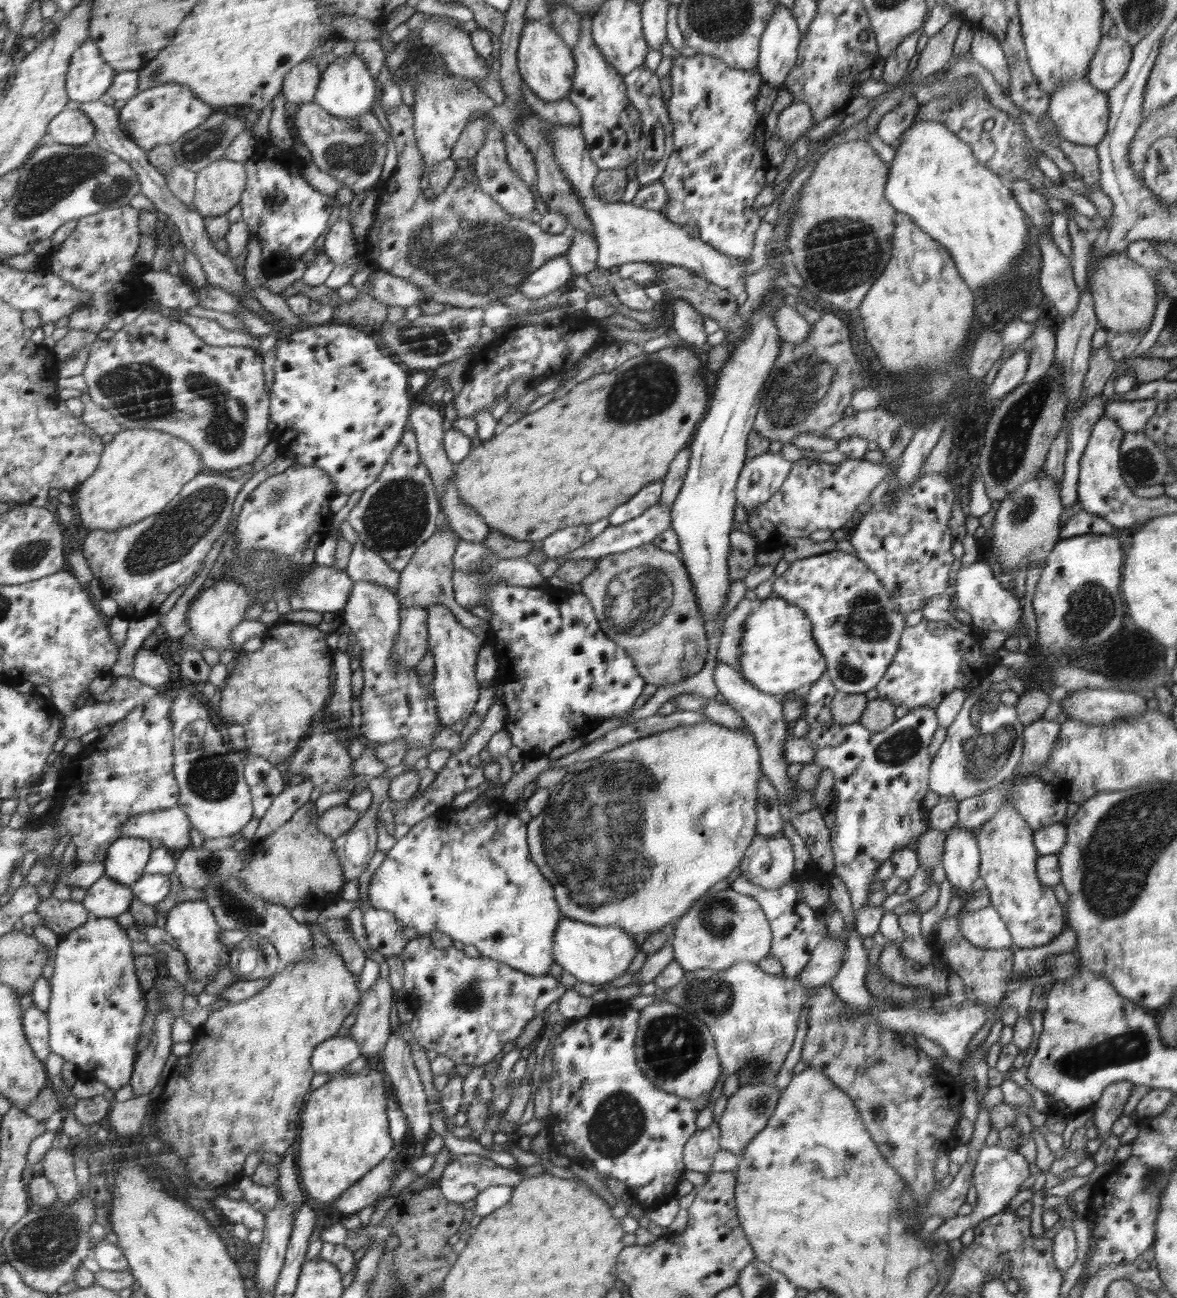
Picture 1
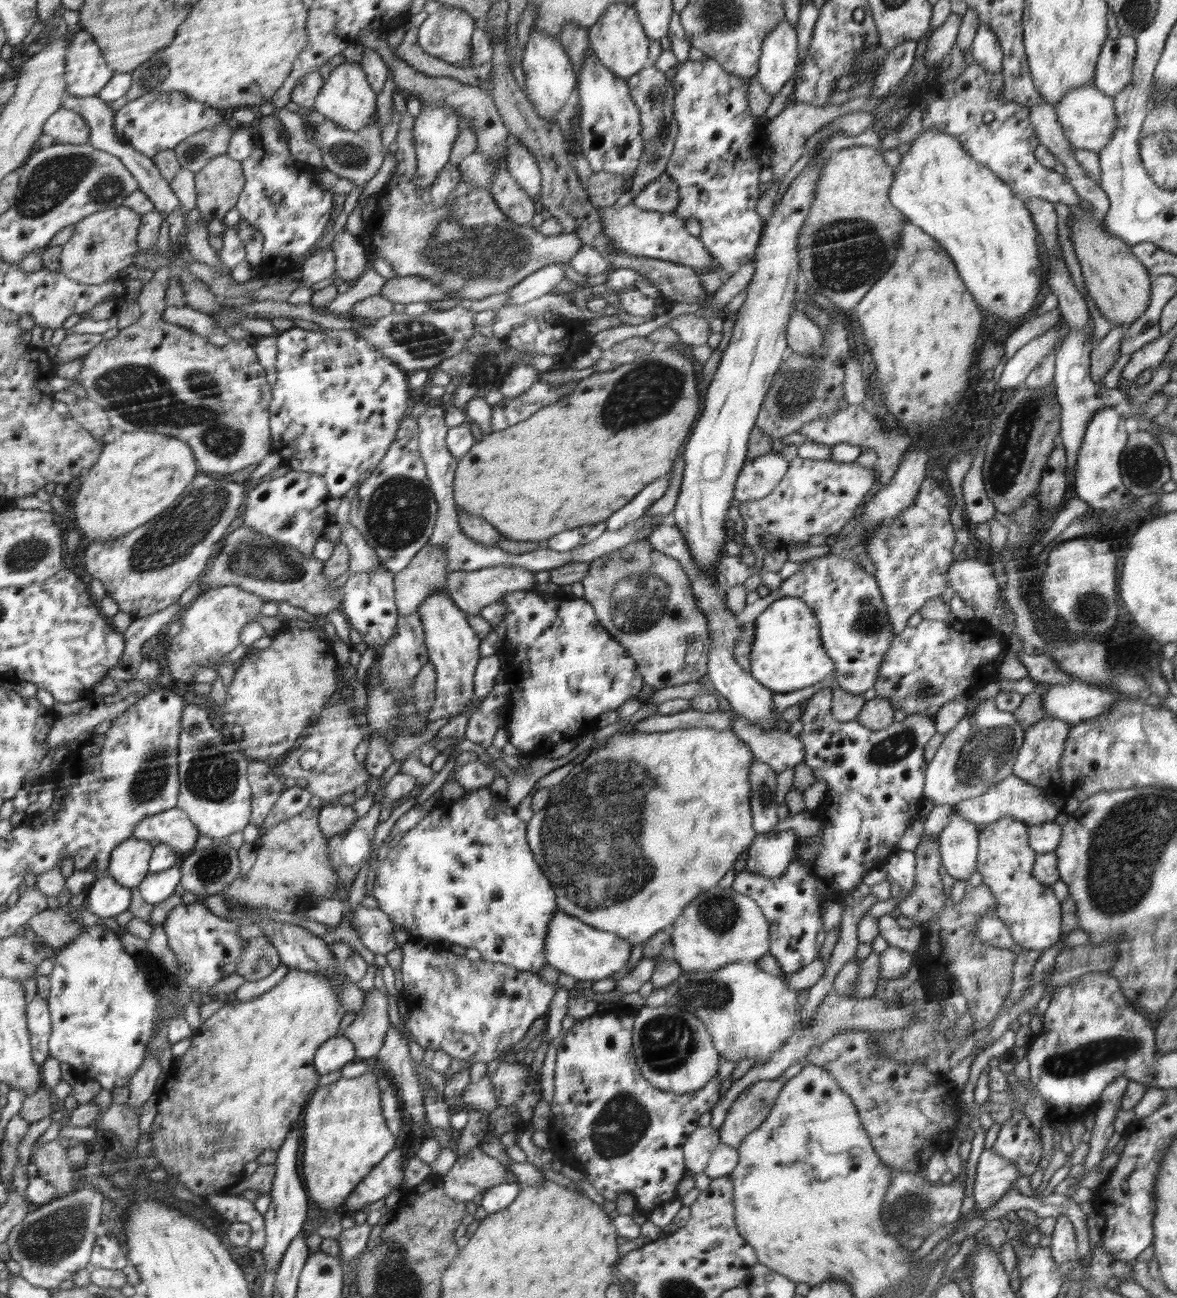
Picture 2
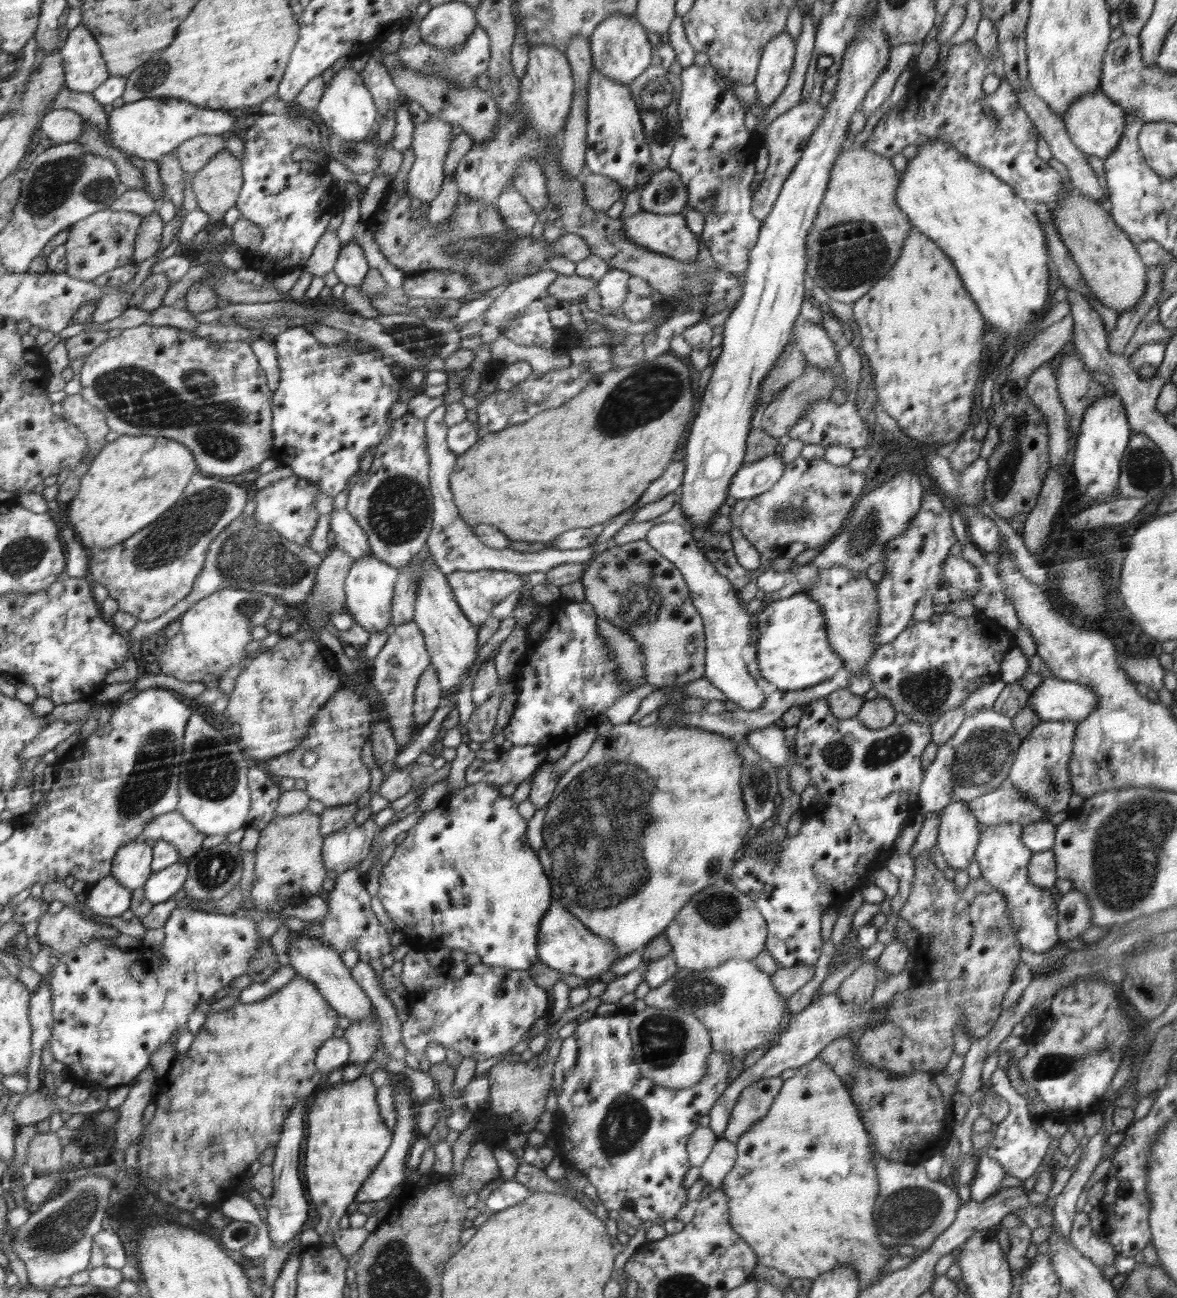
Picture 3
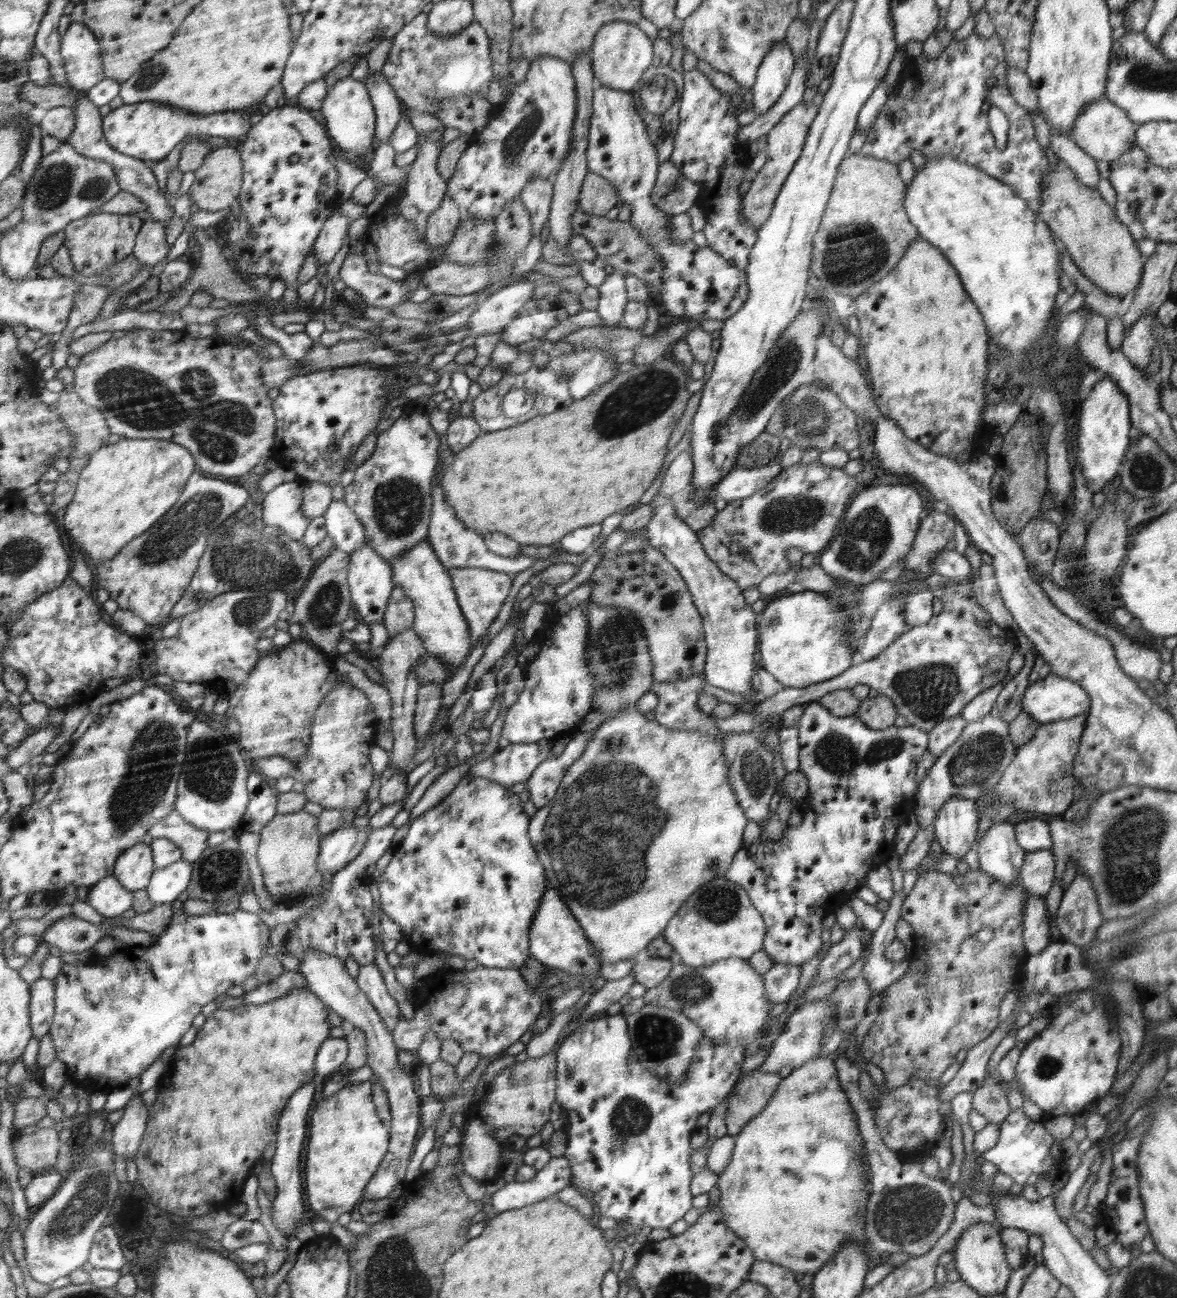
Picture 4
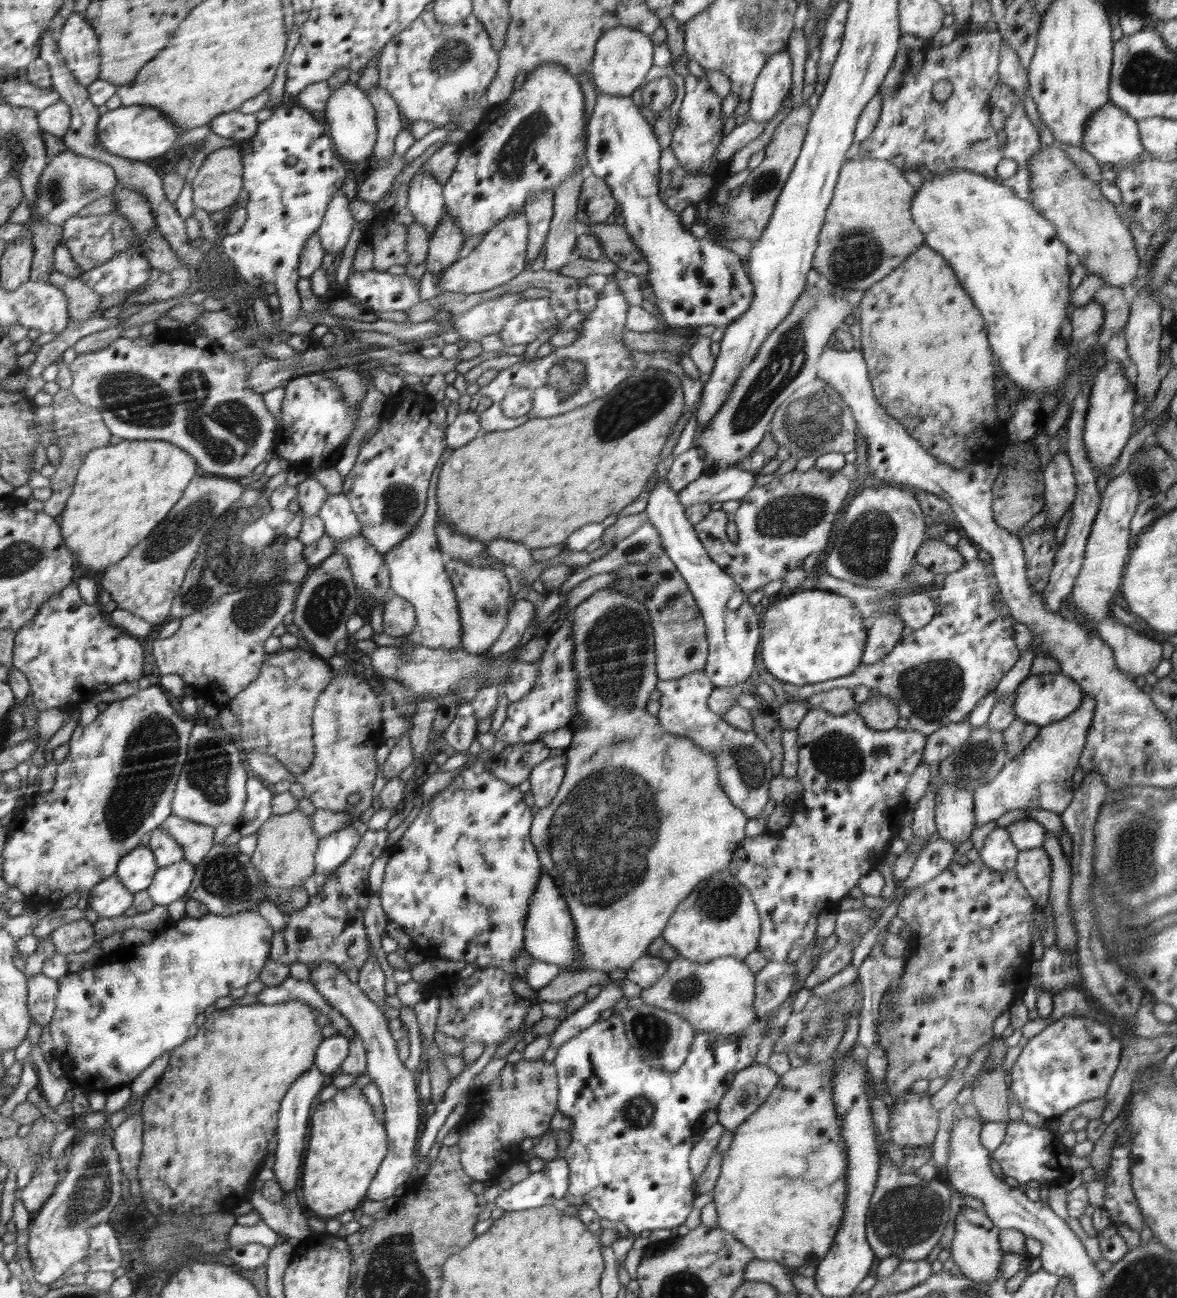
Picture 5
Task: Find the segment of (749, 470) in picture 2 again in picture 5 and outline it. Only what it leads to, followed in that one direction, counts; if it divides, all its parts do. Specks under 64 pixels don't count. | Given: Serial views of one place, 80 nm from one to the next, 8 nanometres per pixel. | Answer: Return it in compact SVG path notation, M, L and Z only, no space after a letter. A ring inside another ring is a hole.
M737 467L702 474L678 492L679 502L685 508L697 504L724 503L742 499L754 489L756 475Z

